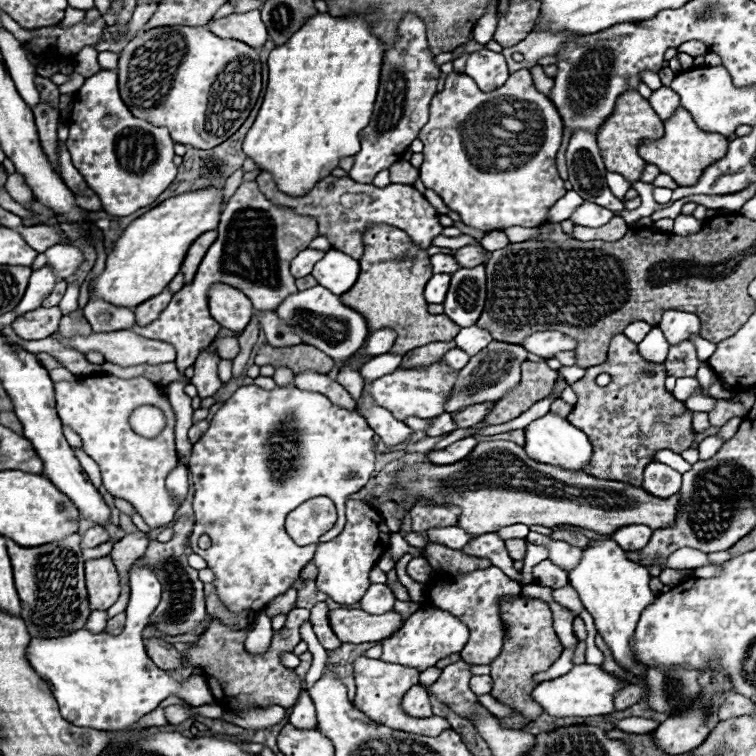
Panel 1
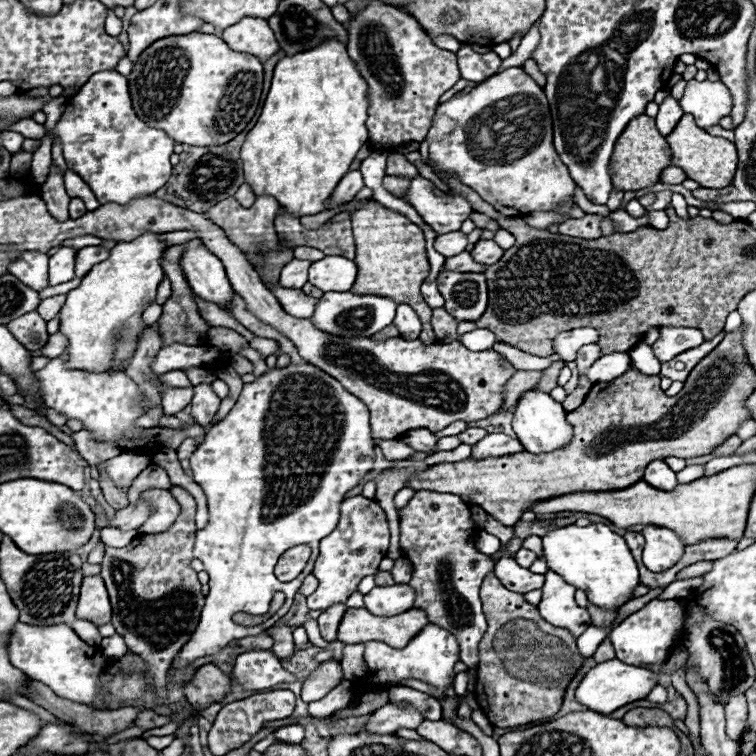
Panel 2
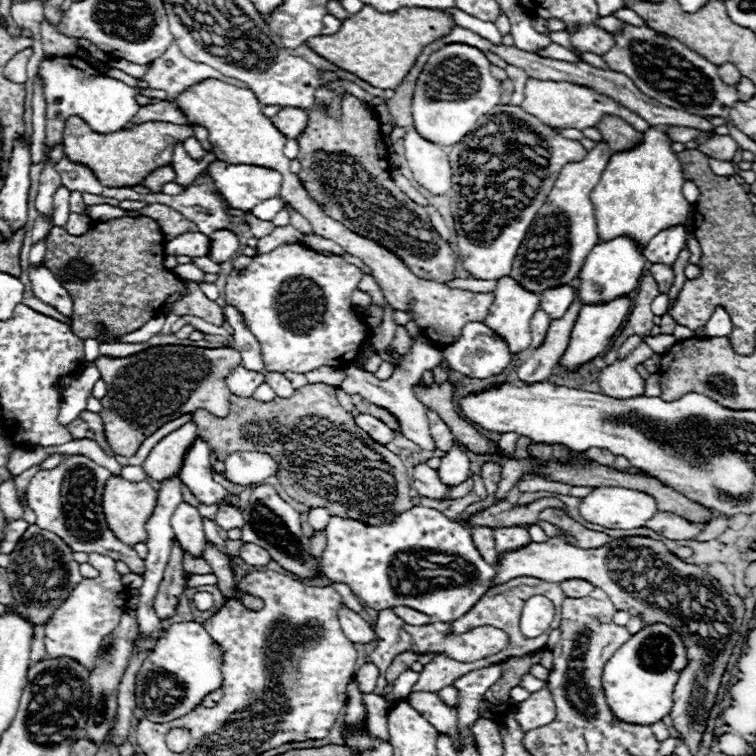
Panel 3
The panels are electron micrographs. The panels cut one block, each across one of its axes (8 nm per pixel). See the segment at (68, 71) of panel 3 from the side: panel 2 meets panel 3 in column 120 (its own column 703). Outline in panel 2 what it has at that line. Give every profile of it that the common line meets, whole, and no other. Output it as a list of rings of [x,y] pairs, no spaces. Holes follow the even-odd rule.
[[[690,80],[680,106],[686,114],[692,114],[696,118],[696,124],[700,128],[708,128],[728,116],[732,108],[732,96],[722,82]]]

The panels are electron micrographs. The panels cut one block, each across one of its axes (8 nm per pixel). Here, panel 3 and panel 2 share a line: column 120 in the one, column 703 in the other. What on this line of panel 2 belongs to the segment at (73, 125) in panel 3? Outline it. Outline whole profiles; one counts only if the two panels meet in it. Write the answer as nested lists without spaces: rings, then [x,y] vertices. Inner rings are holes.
[[[688,114],[682,116],[678,126],[666,140],[672,150],[672,164],[678,168],[684,168],[684,172],[688,172],[688,178],[696,180],[700,186],[720,190],[732,184],[736,168],[738,168],[738,154],[736,154],[736,146],[730,140],[710,136],[706,130],[696,126],[692,116]]]

